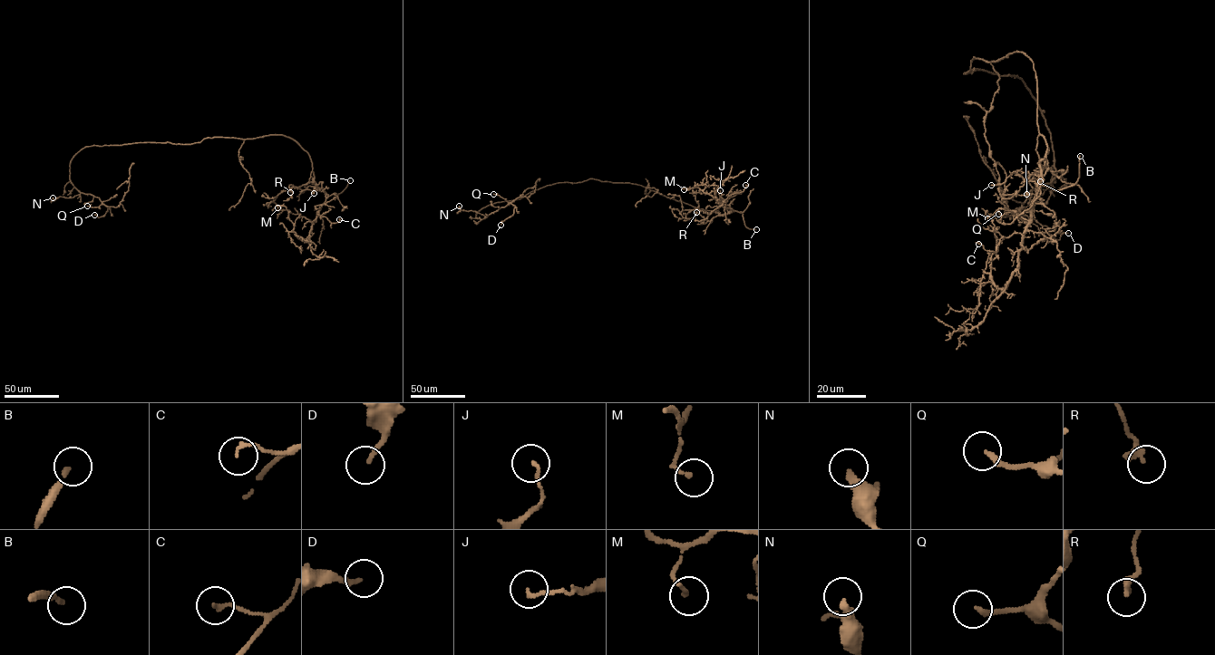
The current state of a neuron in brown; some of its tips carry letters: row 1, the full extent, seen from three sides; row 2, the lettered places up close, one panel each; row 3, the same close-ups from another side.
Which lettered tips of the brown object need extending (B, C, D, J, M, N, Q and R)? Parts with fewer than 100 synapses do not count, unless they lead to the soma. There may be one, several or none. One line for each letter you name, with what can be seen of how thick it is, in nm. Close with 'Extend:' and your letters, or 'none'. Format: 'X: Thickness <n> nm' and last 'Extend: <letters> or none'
B: Thickness 180 nm
Extend: B

